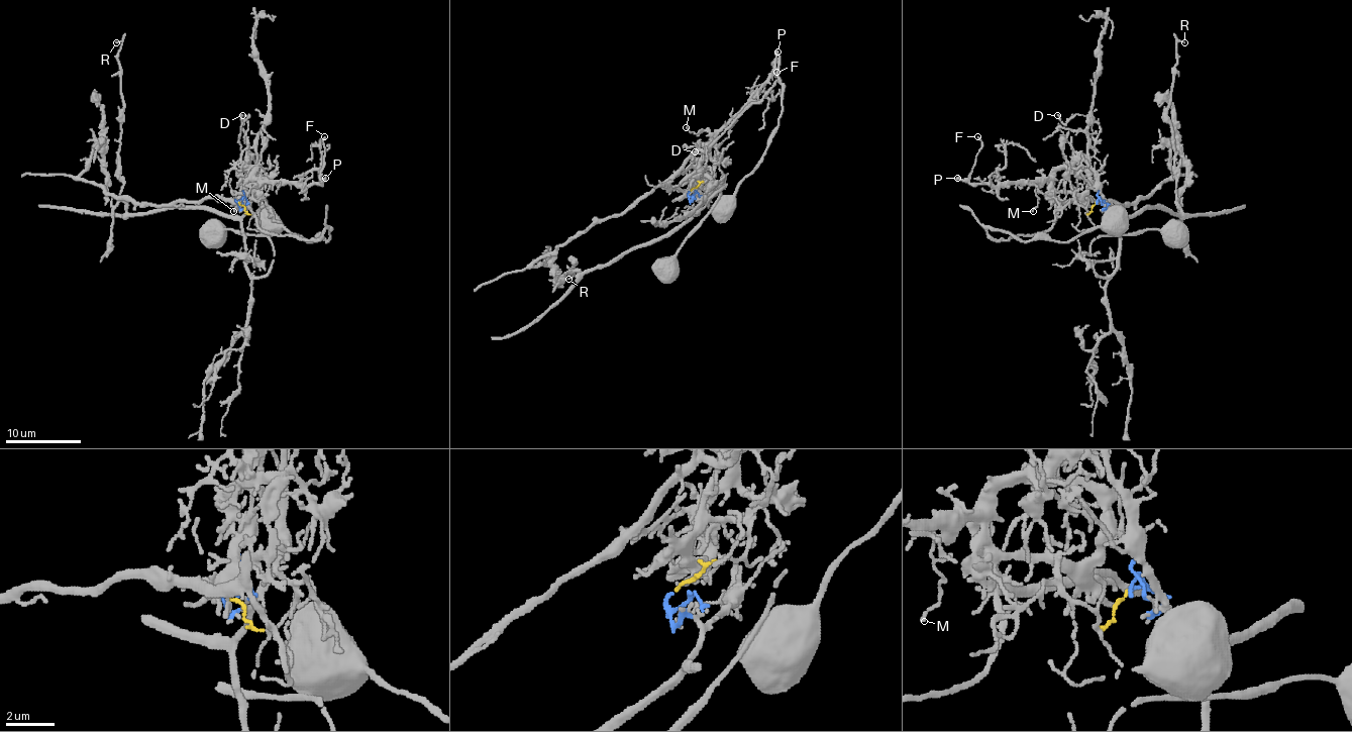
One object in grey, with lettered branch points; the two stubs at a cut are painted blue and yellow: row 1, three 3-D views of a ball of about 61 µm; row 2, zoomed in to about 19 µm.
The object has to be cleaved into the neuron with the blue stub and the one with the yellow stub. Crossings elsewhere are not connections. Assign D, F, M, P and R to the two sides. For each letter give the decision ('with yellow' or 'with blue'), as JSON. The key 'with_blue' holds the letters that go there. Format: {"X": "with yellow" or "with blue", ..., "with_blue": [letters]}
{"D": "with blue", "F": "with yellow", "M": "with yellow", "P": "with yellow", "R": "with blue", "with_blue": ["D", "R"]}

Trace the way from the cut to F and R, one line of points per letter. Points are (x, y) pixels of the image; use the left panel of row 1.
F: (239, 202), (248, 214), (260, 208), (260, 200), (246, 191), (255, 180), (320, 184), (324, 136)
R: (237, 202), (246, 210), (240, 215), (205, 208), (127, 212), (117, 153), (121, 41), (116, 43)

